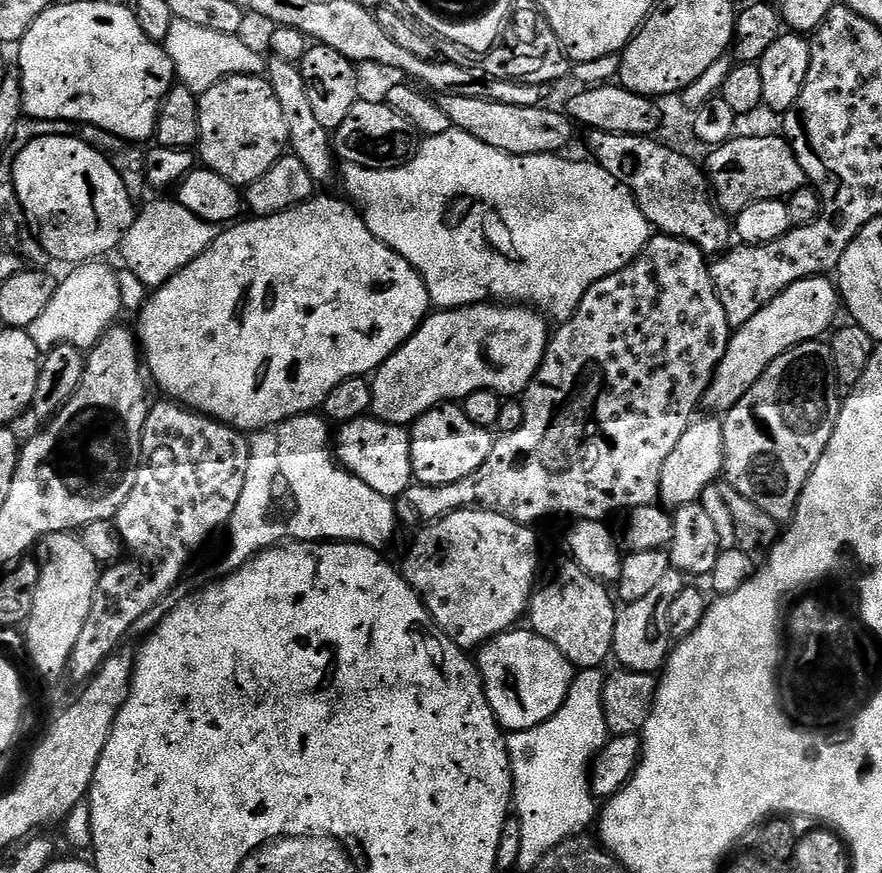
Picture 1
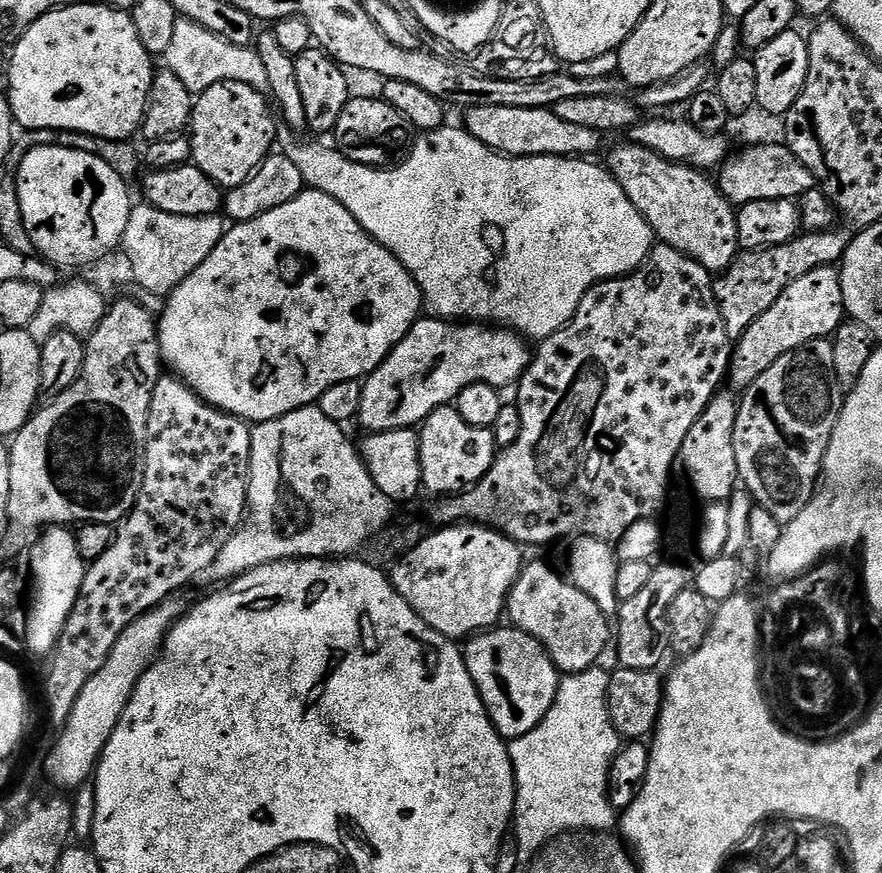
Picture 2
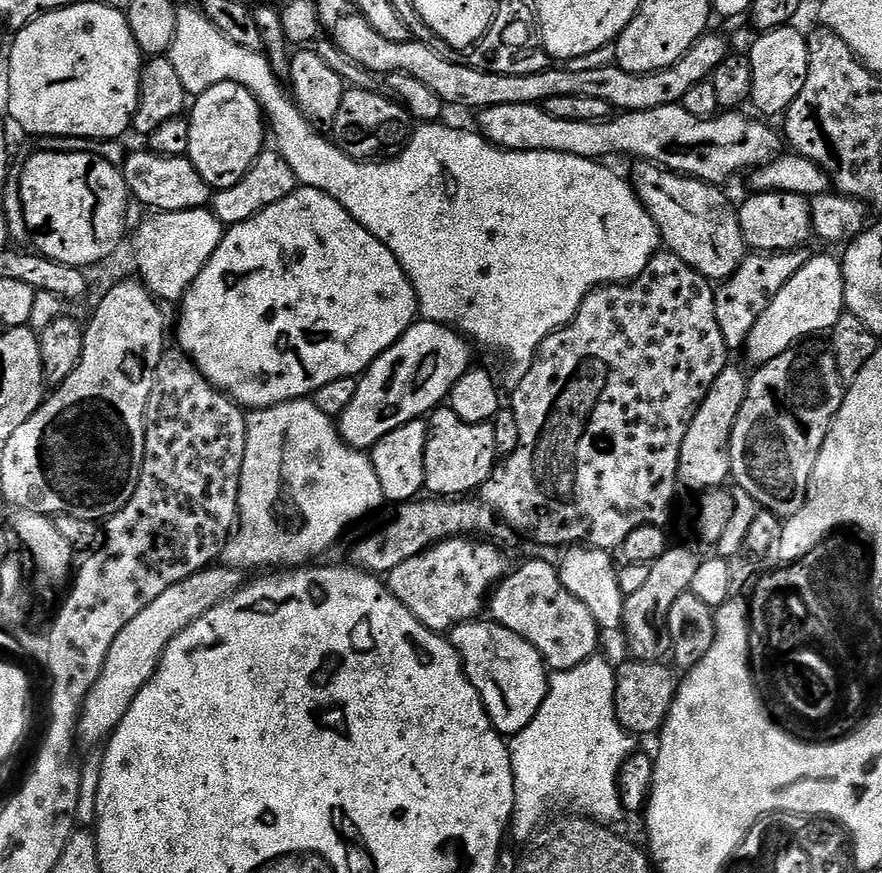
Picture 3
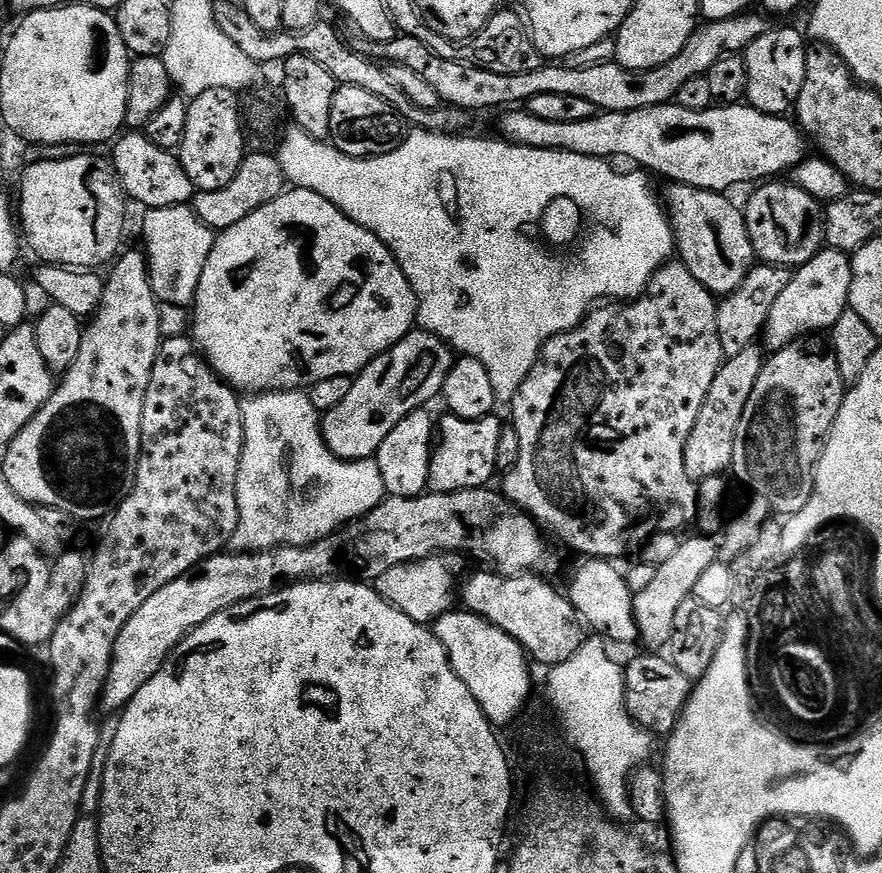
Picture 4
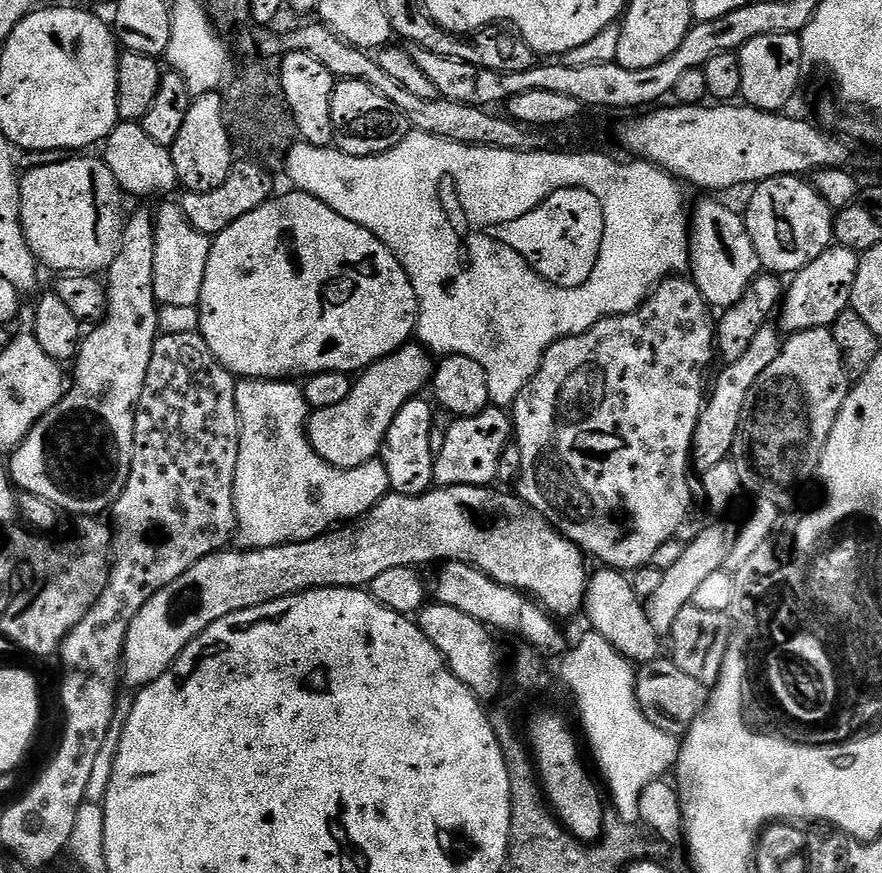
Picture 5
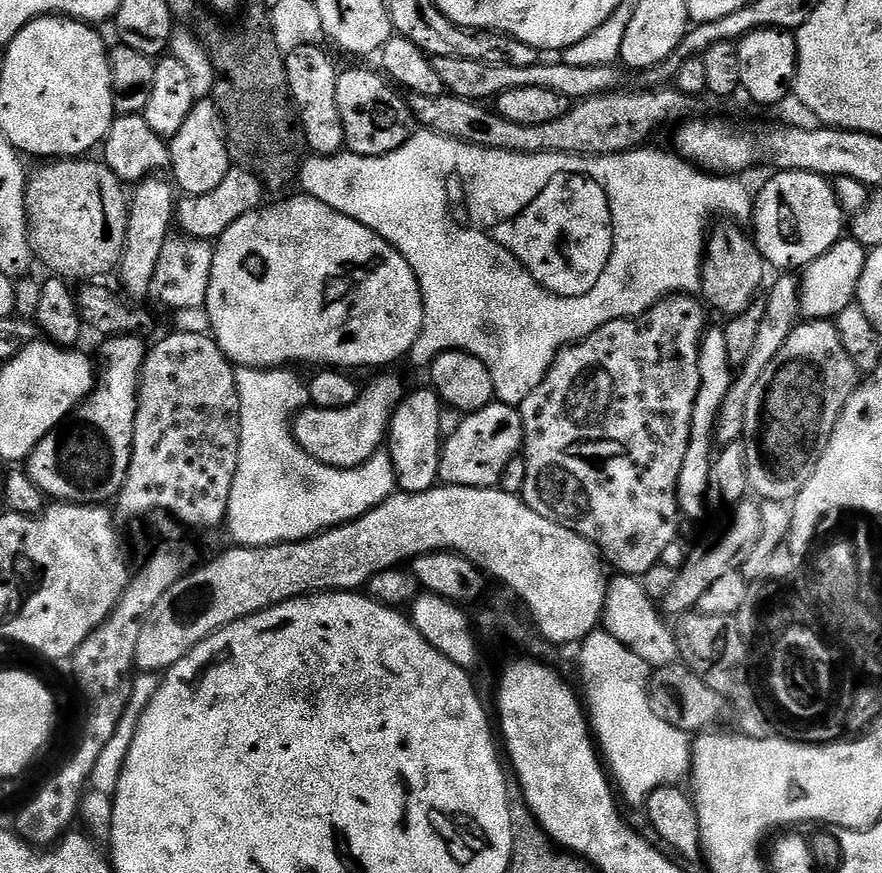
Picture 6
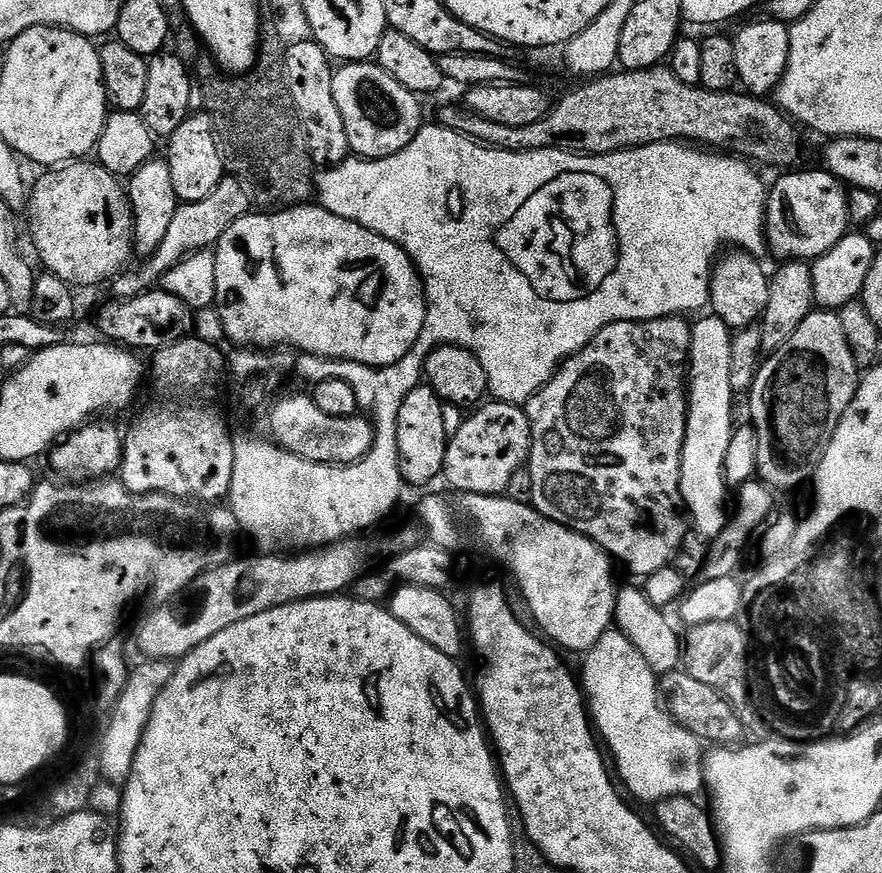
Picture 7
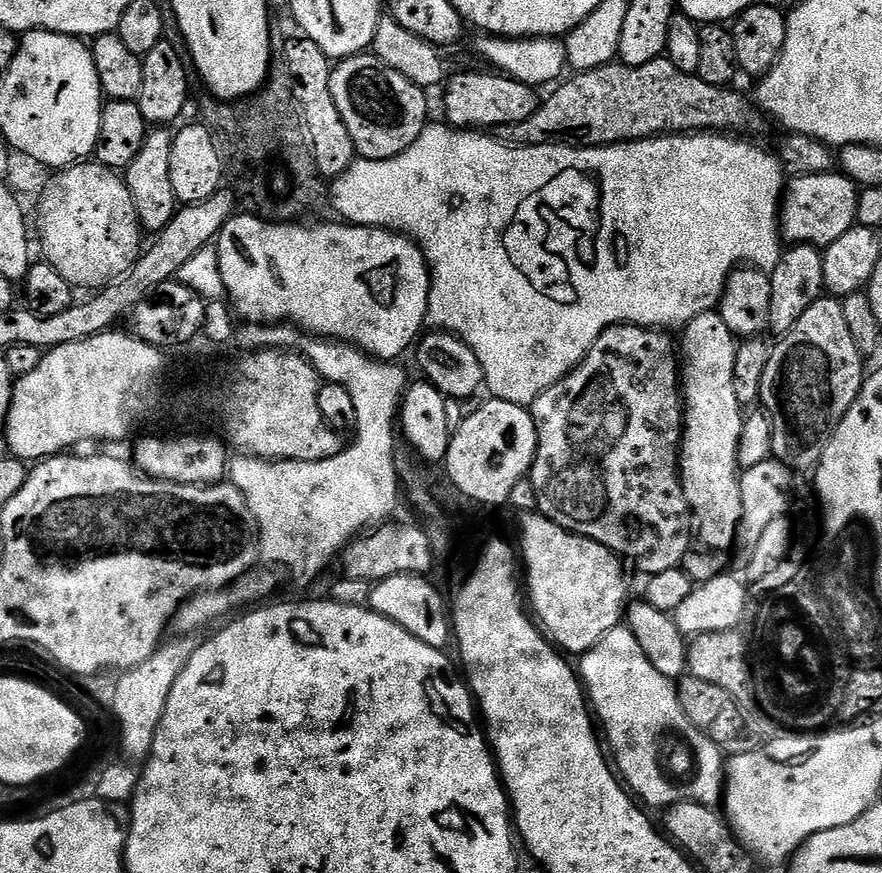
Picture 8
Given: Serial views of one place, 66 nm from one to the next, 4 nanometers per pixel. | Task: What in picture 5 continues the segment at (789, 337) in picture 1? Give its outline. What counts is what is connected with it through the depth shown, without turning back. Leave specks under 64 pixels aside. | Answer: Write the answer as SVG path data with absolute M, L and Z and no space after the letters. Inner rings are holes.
M833 246L818 258L811 260L804 269L791 277L778 312L778 324L785 333L805 332L815 328L831 328L832 323L850 307L852 291L858 274L860 256L849 248Z

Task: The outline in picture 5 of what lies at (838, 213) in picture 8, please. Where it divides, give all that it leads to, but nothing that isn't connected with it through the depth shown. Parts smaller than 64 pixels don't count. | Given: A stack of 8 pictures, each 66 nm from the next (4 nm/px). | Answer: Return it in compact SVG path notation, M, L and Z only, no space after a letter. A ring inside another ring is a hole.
M779 176L762 181L751 189L748 209L743 209L744 225L758 250L761 269L772 274L795 274L827 248L833 247L834 209L822 198L815 183L800 176Z

